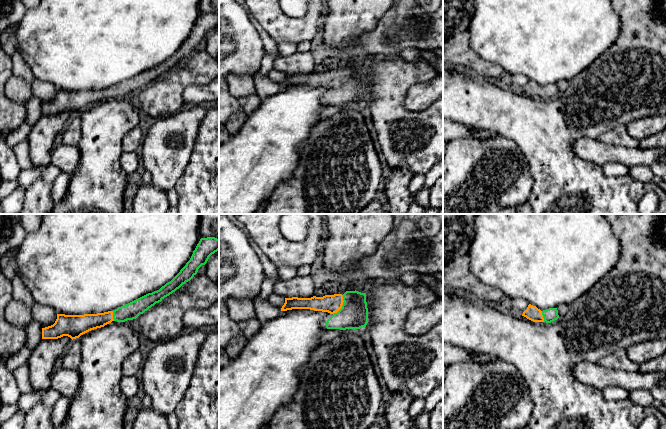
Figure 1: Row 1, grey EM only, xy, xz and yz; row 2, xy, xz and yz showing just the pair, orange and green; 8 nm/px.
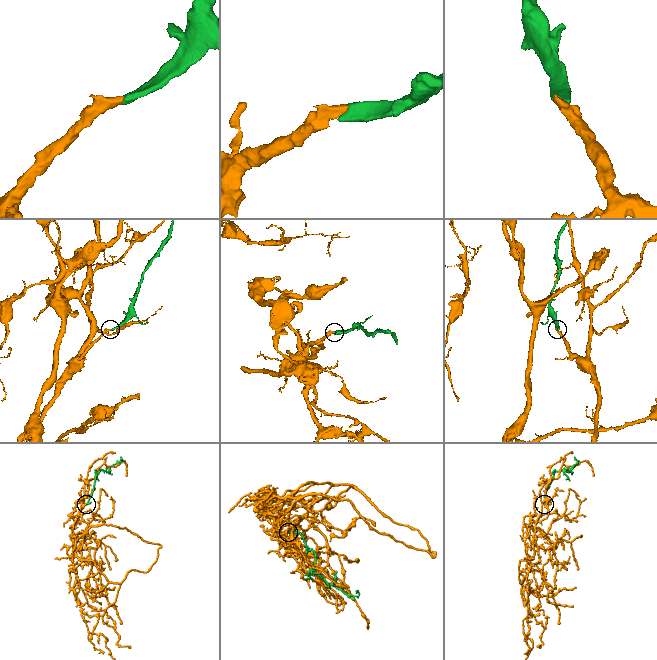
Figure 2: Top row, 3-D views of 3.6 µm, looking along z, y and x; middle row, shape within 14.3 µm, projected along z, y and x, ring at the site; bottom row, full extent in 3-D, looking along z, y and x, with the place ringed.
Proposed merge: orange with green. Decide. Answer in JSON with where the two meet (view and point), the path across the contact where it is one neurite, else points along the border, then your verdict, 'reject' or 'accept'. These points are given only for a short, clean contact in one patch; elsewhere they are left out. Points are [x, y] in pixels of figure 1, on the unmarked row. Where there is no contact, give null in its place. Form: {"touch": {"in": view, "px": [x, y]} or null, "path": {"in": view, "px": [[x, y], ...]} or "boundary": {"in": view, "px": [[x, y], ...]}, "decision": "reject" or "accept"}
{"touch": {"in": "xz", "px": [342, 80]}, "path": {"in": "xz", "px": [[332, 80], [342, 80], [354, 89]]}, "decision": "accept"}

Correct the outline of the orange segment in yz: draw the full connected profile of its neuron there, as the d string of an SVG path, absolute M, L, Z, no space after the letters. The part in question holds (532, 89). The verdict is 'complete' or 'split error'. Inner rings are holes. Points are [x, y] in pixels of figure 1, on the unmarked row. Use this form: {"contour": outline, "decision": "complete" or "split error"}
{"contour": "M528 81L527 85L523 88L522 92L533 98L546 98L551 99L559 94L557 84L549 84L541 87L536 82Z", "decision": "split error"}

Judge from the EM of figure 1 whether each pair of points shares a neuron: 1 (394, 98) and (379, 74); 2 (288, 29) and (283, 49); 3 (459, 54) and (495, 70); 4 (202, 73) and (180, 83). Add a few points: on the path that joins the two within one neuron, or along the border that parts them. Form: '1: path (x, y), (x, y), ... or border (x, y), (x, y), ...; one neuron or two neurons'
1: path (388, 92), (385, 80); one neuron
2: border (277, 42), (292, 41), (297, 44); two neurons
3: path (468, 57), (482, 69), (486, 69); one neuron
4: path (197, 73), (190, 73), (185, 78); one neuron

